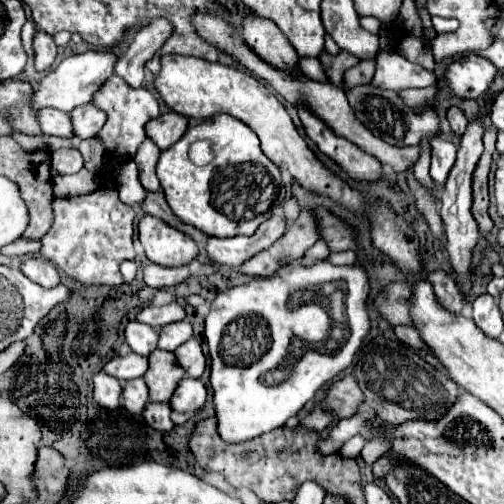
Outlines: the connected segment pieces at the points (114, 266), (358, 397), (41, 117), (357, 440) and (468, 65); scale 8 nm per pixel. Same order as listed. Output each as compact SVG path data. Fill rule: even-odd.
M102 187L91 193L74 198L54 198L54 224L42 236L40 256L56 264L68 276L82 284L108 284L120 286L122 274L120 264L136 256L132 246L132 222L134 210L120 202L116 187Z
M344 376L342 380L334 382L328 390L324 406L336 412L336 418L350 418L358 412L360 404L364 402L362 390L354 376Z
M54 108L42 110L42 114L38 114L38 124L40 124L44 134L74 138L74 128L72 128L70 114L62 112L62 110L54 110Z
M356 434L356 436L352 436L340 450L342 450L342 454L346 454L346 458L356 458L358 454L360 454L360 450L362 450L362 446L364 446L364 438L362 438L362 434Z
M470 54L468 58L456 60L448 66L446 82L460 98L478 100L490 88L494 76L496 68L490 60L478 54Z

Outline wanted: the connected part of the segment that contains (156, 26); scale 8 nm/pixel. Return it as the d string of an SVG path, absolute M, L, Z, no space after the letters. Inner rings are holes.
M152 22L142 28L132 40L128 52L116 62L114 72L132 88L140 88L144 78L144 64L154 56L162 42L170 36L170 22Z

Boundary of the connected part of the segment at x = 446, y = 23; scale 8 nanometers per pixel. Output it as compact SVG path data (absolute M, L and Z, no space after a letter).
M434 16L432 24L434 24L434 30L438 34L448 34L448 32L454 32L458 28L458 20L454 20L454 18L438 18L438 16Z

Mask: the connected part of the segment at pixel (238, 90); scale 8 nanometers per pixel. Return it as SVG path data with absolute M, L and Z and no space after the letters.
M170 54L166 58L160 58L162 70L154 78L154 88L166 102L166 106L182 116L204 120L214 114L230 114L242 122L246 122L260 138L262 152L274 162L274 164L284 164L288 172L300 182L302 188L318 192L318 194L328 194L334 200L340 200L342 204L358 210L362 206L362 196L346 188L346 184L334 176L308 148L306 140L298 134L296 126L292 124L286 108L280 104L280 100L270 94L270 90L258 82L250 72L234 66L224 66L220 62L208 62L202 58L194 56L178 56Z

